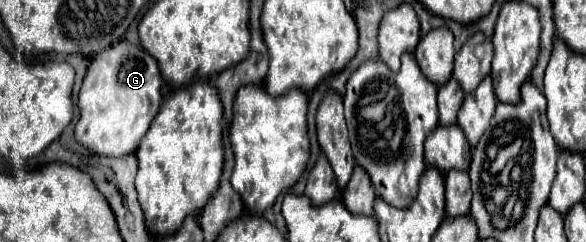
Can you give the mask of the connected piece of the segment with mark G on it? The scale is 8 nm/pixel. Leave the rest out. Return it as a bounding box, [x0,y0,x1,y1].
[75,41,163,157]

